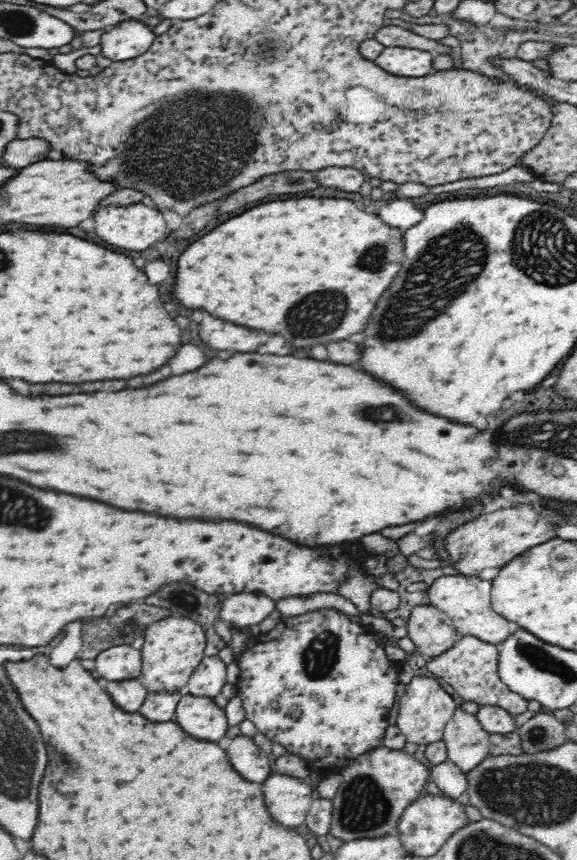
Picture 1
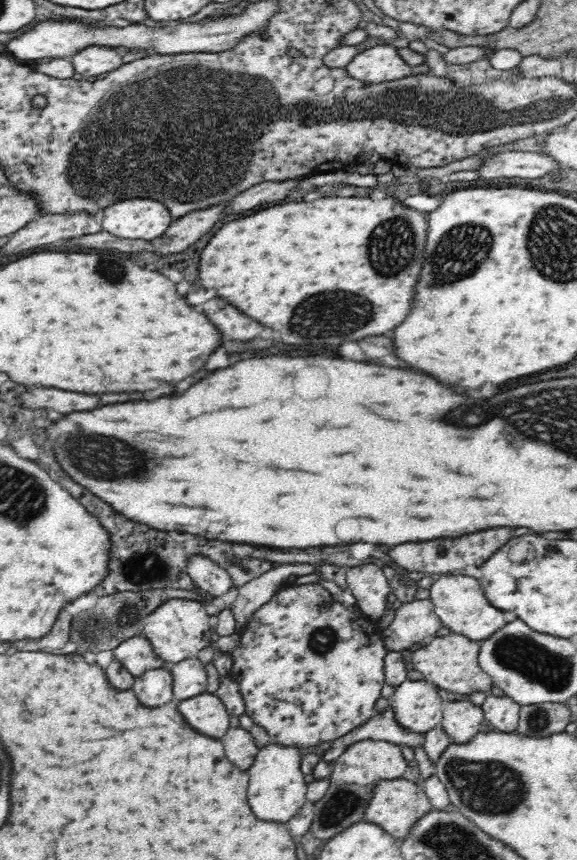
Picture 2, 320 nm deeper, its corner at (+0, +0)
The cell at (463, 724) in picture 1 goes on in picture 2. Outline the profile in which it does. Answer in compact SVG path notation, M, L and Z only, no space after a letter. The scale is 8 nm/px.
M450 696L442 705L442 713L440 726L457 744L468 743L480 732L485 720L483 708L472 703L469 698Z

